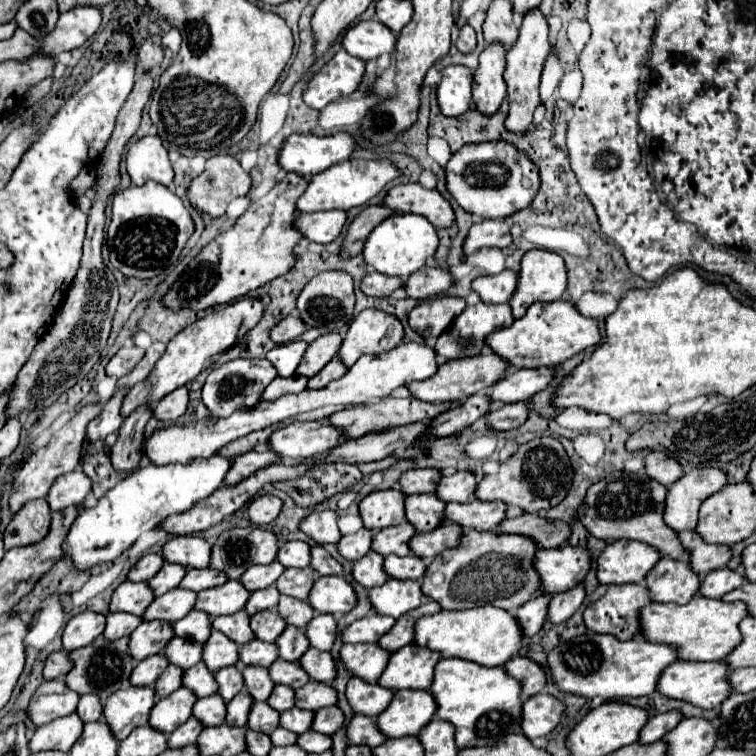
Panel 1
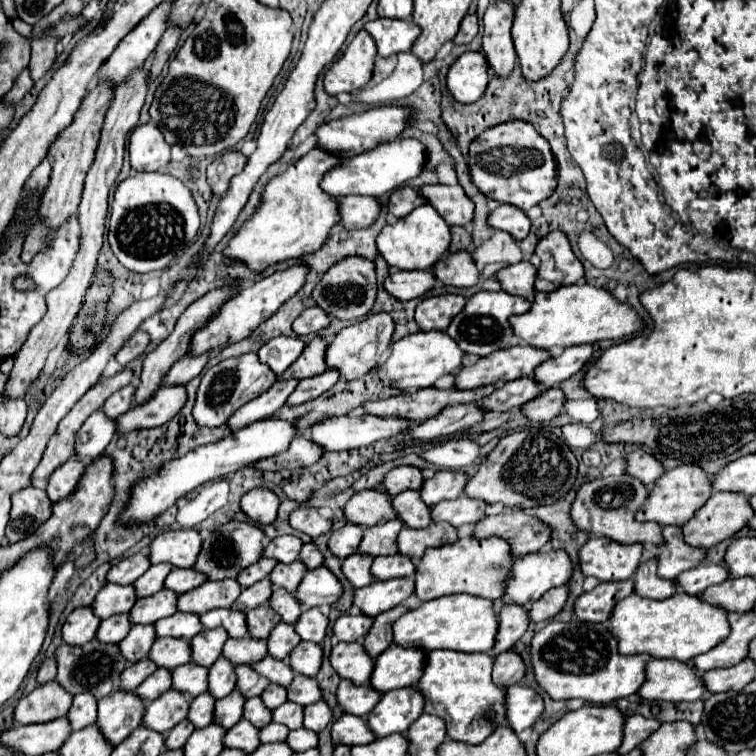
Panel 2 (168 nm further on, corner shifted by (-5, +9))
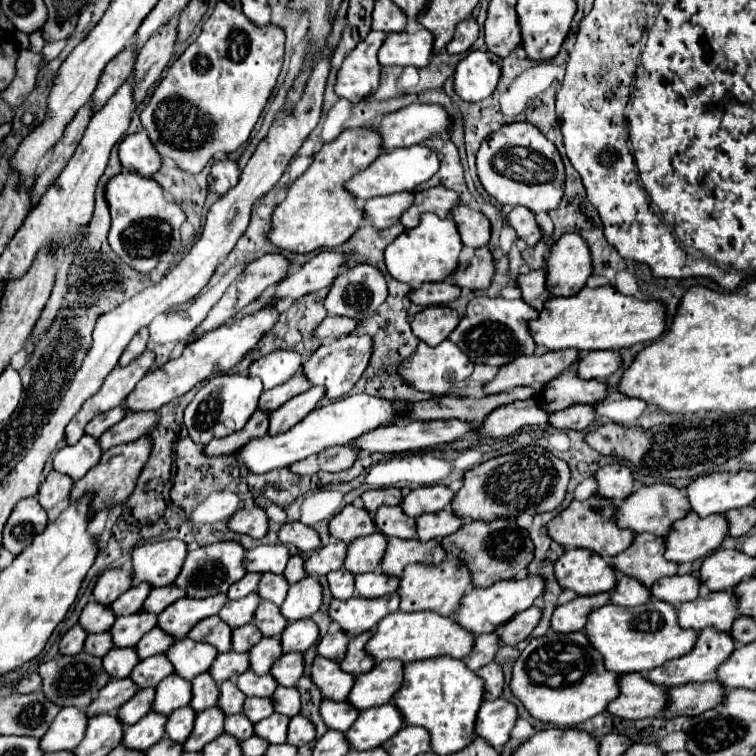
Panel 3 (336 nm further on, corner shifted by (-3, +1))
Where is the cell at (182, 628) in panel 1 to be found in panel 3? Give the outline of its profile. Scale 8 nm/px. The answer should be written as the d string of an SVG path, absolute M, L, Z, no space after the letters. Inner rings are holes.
M154 627L152 631L148 631L142 641L138 641L136 649L138 649L138 655L140 659L146 659L150 655L156 655L156 653L166 653L170 649L170 645L174 645L176 639L170 637L170 633L162 631L160 627Z

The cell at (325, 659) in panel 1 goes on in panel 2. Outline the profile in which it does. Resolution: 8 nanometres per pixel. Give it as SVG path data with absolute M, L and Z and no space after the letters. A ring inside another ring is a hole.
M300 641L292 653L288 655L288 665L292 667L294 673L306 675L306 677L316 677L320 663L322 663L322 647L318 643L310 641Z

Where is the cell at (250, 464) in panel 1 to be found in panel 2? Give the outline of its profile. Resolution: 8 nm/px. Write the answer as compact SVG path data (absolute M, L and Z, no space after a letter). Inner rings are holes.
M298 435L290 443L290 449L286 453L280 453L276 457L264 459L256 463L256 469L260 471L280 471L280 469L298 469L298 467L308 467L320 461L324 455L324 449L316 445L314 441Z

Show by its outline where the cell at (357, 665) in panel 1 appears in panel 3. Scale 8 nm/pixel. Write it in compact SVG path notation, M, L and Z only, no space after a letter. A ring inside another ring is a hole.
M316 657L312 665L312 681L322 689L326 699L346 701L356 677L340 669L338 661L330 661L326 657Z

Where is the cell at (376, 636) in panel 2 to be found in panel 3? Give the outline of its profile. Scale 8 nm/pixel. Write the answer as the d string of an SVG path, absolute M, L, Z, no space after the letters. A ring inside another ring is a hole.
M366 631L350 641L350 649L348 649L344 661L340 663L342 669L346 669L348 673L354 673L358 677L362 673L368 673L374 667L374 657L370 657L366 653L366 643L370 641L372 635L374 635L374 631Z

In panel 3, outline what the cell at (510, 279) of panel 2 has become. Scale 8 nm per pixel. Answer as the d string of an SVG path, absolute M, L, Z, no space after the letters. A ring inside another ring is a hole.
M536 269L536 271L530 271L530 273L526 273L526 275L518 275L516 277L516 285L520 287L520 291L522 291L522 299L528 303L528 305L532 305L534 309L542 309L542 305L544 305L544 301L550 297L548 293L546 293L546 273L544 273L544 269Z

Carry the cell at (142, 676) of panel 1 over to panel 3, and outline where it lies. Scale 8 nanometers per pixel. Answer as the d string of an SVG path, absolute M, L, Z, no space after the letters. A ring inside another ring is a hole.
M110 679L108 685L102 689L102 693L98 693L98 697L92 701L90 709L86 711L88 717L92 715L100 715L100 713L116 713L128 699L134 697L134 693L140 687L130 679Z

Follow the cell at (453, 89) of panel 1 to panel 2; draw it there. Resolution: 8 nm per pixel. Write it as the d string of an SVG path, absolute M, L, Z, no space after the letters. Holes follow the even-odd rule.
M466 51L452 63L446 75L448 91L456 101L472 103L480 99L484 89L488 87L488 81L490 81L488 71L490 71L488 61L482 53Z

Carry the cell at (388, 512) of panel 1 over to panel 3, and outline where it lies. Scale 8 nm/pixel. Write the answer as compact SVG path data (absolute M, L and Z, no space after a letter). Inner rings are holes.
M346 505L330 521L330 535L344 543L350 543L358 537L372 535L374 531L376 531L374 517L364 507L358 507L358 505Z

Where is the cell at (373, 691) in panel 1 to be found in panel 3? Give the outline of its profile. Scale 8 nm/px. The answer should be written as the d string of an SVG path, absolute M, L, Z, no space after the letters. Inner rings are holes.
M324 699L320 705L320 715L330 729L346 733L346 729L350 729L350 725L354 725L354 721L358 719L360 711L352 707L348 701L342 703L342 701Z

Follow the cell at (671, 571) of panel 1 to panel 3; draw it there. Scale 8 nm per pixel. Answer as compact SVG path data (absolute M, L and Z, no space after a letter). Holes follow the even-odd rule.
M620 575L616 589L612 591L612 603L614 605L622 605L622 607L636 607L636 605L644 605L652 599L652 593L648 587L644 587L638 579L628 577L628 575Z

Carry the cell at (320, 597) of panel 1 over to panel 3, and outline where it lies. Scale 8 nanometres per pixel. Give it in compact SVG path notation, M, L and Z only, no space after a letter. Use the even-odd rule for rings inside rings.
M308 575L302 581L290 585L288 597L280 609L282 609L282 615L290 621L308 619L320 609L322 599L324 599L324 593L322 593L320 581L312 575Z

